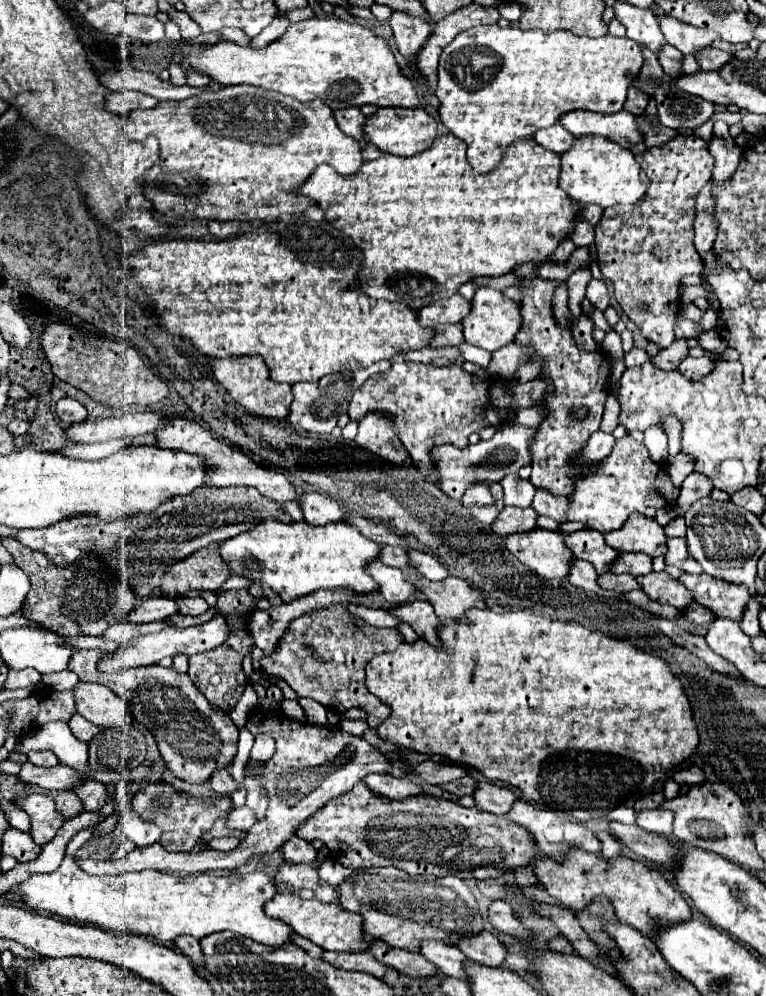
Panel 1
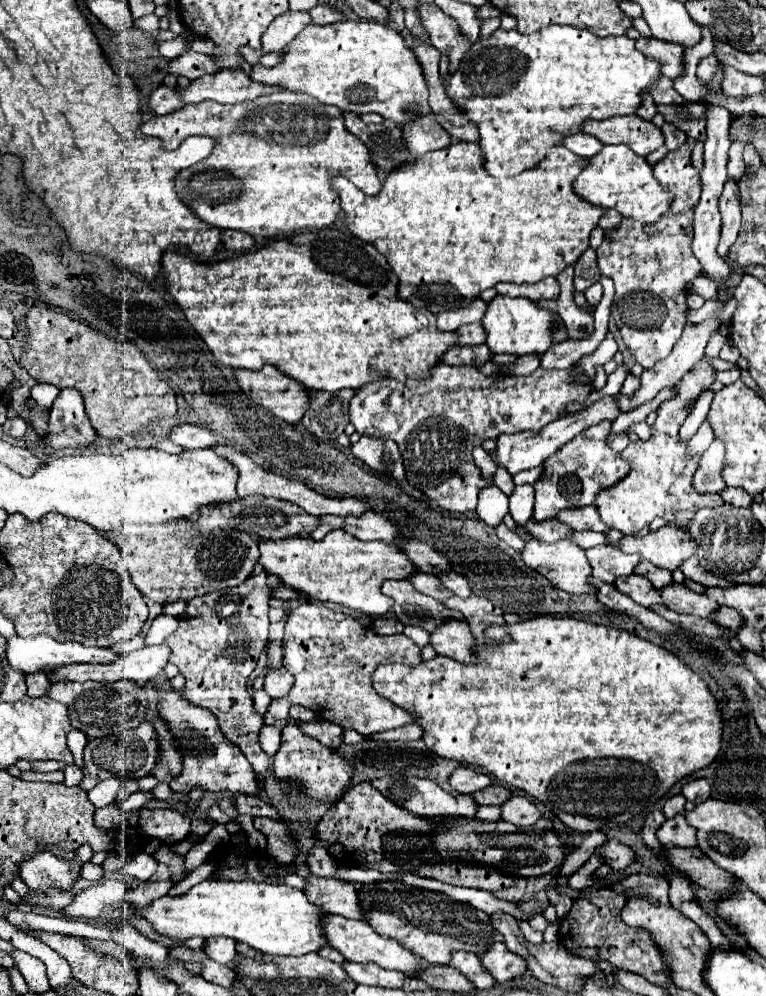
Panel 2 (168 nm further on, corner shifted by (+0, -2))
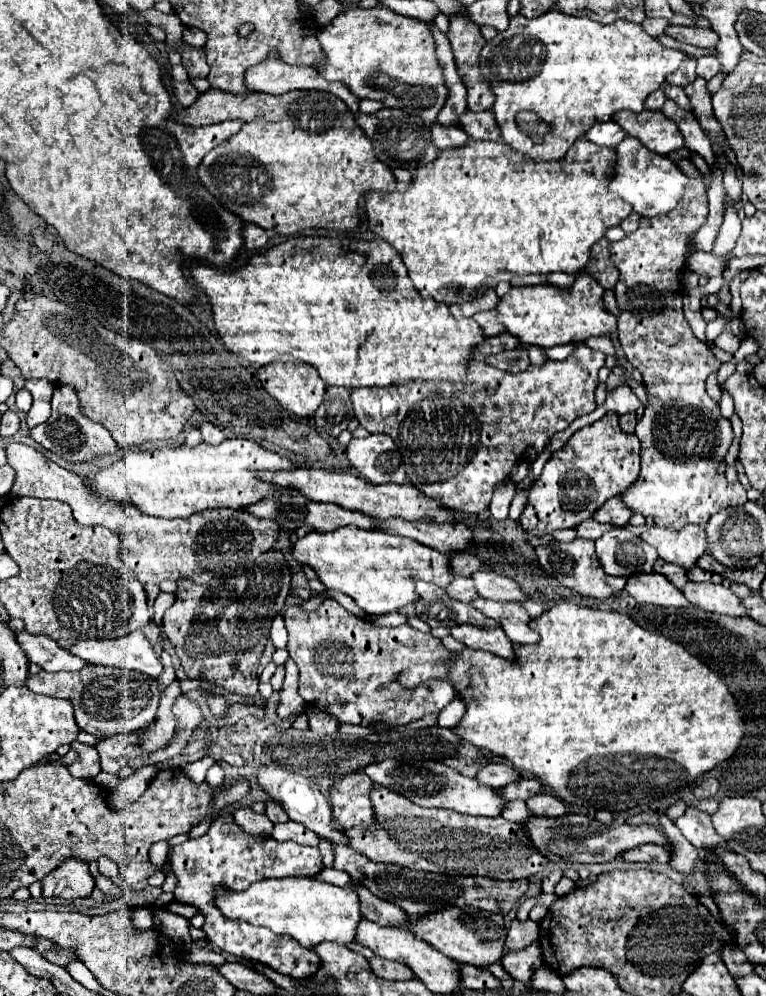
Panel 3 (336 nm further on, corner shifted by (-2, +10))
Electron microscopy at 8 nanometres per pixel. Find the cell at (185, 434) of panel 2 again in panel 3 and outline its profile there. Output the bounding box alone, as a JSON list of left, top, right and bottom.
[199,422,225,444]

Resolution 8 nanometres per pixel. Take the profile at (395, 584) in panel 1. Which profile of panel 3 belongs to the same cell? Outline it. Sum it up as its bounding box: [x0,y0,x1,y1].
[415,582,497,628]

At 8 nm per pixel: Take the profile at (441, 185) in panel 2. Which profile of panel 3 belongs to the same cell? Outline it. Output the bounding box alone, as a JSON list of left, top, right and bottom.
[369,140,631,304]

